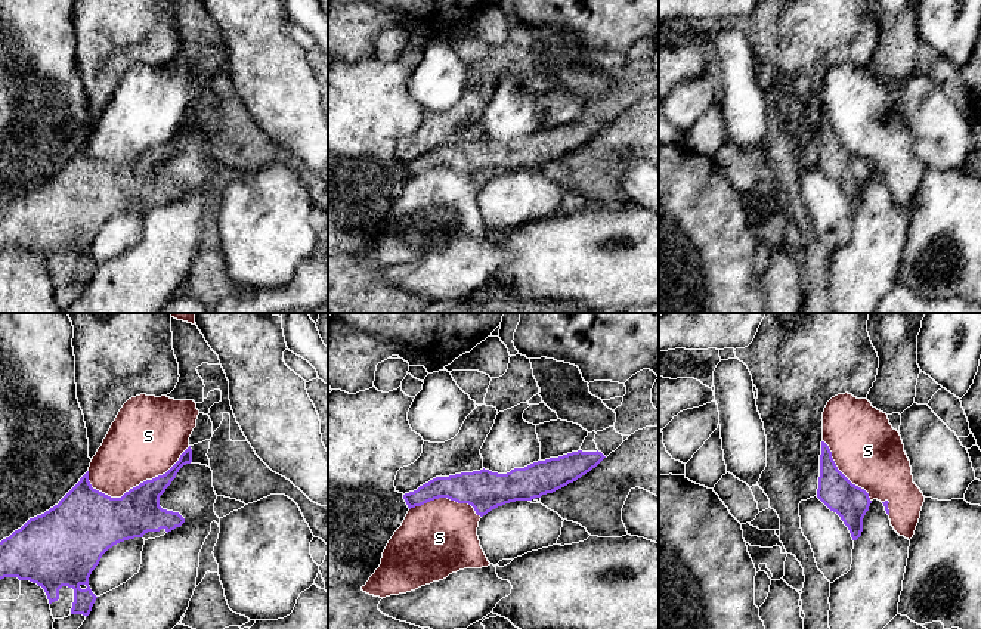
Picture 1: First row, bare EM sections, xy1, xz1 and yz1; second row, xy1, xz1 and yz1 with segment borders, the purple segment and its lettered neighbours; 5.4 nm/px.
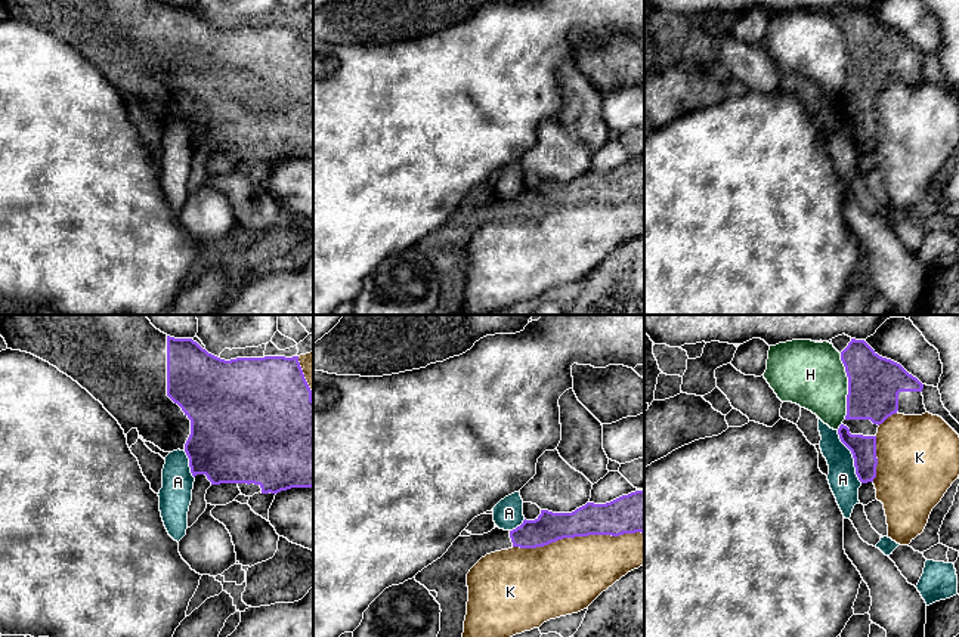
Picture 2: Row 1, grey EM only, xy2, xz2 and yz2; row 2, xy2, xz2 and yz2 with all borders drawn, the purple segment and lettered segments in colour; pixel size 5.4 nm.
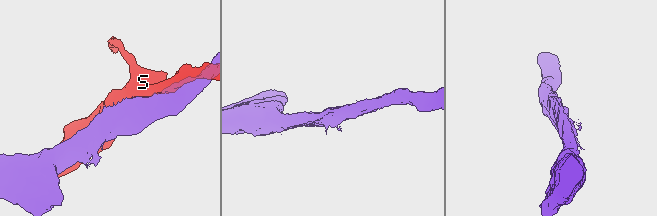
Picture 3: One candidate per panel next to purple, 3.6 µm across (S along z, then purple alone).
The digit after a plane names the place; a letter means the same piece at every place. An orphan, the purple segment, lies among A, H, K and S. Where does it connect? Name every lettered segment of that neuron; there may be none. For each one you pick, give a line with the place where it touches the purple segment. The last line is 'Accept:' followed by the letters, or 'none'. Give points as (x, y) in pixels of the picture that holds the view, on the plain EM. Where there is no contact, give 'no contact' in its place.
Accept: none

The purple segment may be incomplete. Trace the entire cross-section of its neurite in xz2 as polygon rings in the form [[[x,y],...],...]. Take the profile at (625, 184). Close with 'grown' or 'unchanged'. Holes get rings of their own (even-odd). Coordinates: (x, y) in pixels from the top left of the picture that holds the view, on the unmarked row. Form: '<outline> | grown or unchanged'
[[[635,160],[622,164],[606,173],[587,171],[572,182],[553,182],[541,179],[535,189],[523,189],[513,200],[504,200],[498,195],[483,204],[458,205],[448,220],[418,241],[414,247],[429,260],[436,260],[436,270],[440,273],[440,300],[433,315],[464,315],[463,302],[467,284],[468,256],[467,242],[486,223],[508,219],[513,216],[536,217],[556,211],[563,207],[588,205],[588,204],[612,204],[644,202],[644,160]]] | grown

